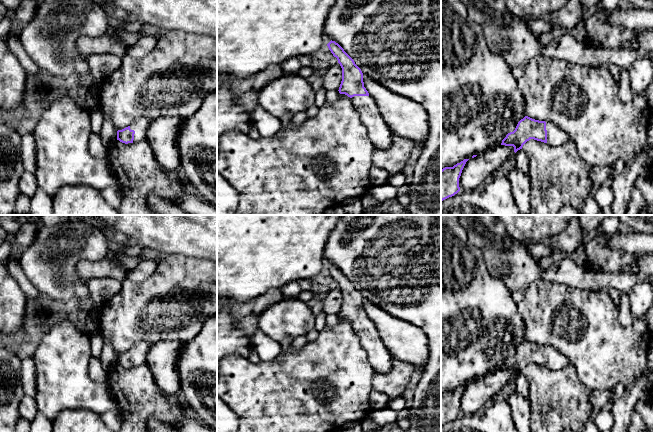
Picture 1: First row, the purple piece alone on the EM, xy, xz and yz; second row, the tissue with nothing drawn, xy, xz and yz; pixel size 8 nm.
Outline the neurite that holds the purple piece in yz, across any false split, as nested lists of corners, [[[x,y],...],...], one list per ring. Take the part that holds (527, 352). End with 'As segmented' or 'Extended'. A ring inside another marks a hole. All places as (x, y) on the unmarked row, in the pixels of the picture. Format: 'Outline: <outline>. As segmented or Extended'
Outline: [[[525,340],[518,346],[515,354],[506,359],[501,369],[513,370],[516,377],[530,363],[541,365],[551,370],[559,370],[572,365],[572,362],[554,347],[539,345]]]. Extended

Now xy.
Outline: [[[144,341],[135,343],[128,351],[117,355],[117,364],[125,368],[145,364],[151,345]]]. Extended

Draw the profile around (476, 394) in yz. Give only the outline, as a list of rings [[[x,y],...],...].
[[[499,369],[470,382],[459,402],[460,414],[474,414],[482,410],[502,388],[511,381],[511,370]]]

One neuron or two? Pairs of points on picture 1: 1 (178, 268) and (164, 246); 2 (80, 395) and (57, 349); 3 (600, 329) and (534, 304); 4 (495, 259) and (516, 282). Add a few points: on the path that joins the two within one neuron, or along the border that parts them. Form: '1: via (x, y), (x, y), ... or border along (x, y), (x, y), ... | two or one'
1: border along (164, 254), (182, 254), (192, 257) | two
2: via (69, 384), (62, 377), (62, 360) | one
3: via (584, 312), (566, 298), (559, 302), (551, 302) | one
4: via (501, 264), (513, 276) | one

